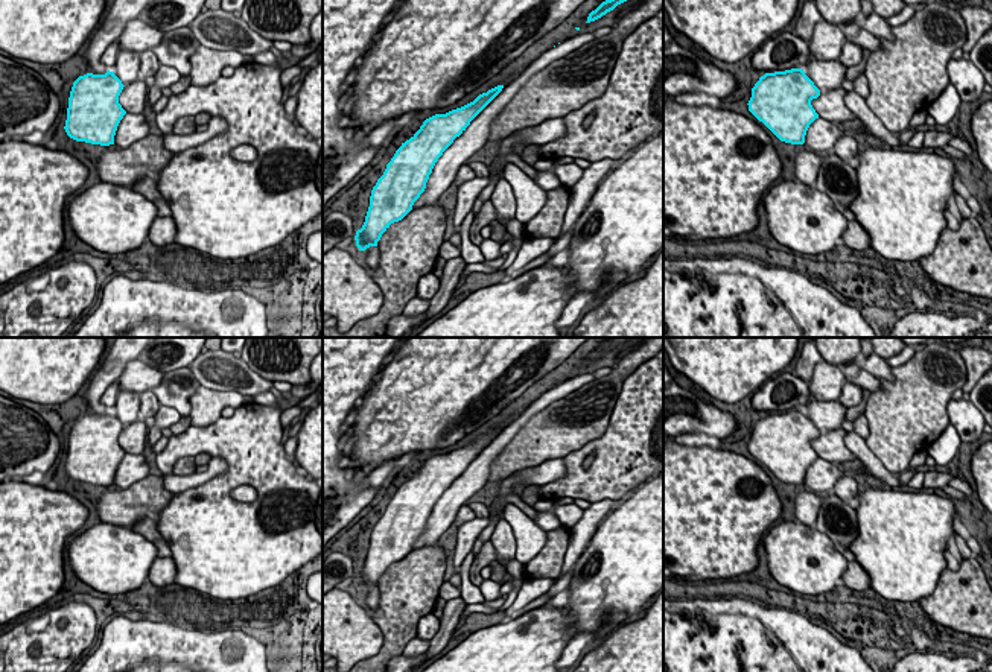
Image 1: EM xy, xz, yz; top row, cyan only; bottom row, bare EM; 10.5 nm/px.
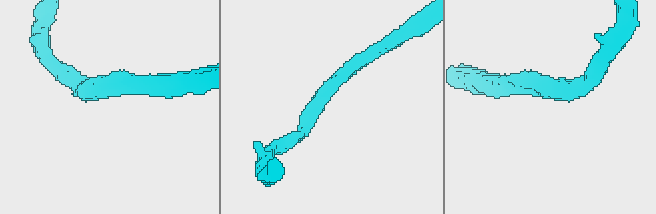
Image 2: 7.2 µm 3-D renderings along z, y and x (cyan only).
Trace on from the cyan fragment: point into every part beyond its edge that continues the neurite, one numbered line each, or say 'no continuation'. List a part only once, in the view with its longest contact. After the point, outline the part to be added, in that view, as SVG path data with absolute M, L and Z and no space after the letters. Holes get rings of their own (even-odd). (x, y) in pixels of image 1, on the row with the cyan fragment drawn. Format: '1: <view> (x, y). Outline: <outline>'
1: xz (476, 134). Outline: M587 32L557 44L531 62L531 65L517 79L505 85L438 158L432 173L429 175L426 189L414 202L412 210L438 202L440 196L455 181L459 167L487 143L493 120L533 74L545 70L551 62L569 55L592 40L595 40L595 33Z

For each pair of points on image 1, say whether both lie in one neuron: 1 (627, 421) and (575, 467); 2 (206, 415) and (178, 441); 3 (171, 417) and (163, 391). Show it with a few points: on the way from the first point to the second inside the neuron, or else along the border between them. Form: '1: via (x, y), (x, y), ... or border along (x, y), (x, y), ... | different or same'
1: via (613, 435), (601, 447), (589, 447), (583, 453) | same
2: border along (221, 415), (204, 426), (190, 426) | different
3: border along (160, 405), (171, 406), (181, 415) | different

